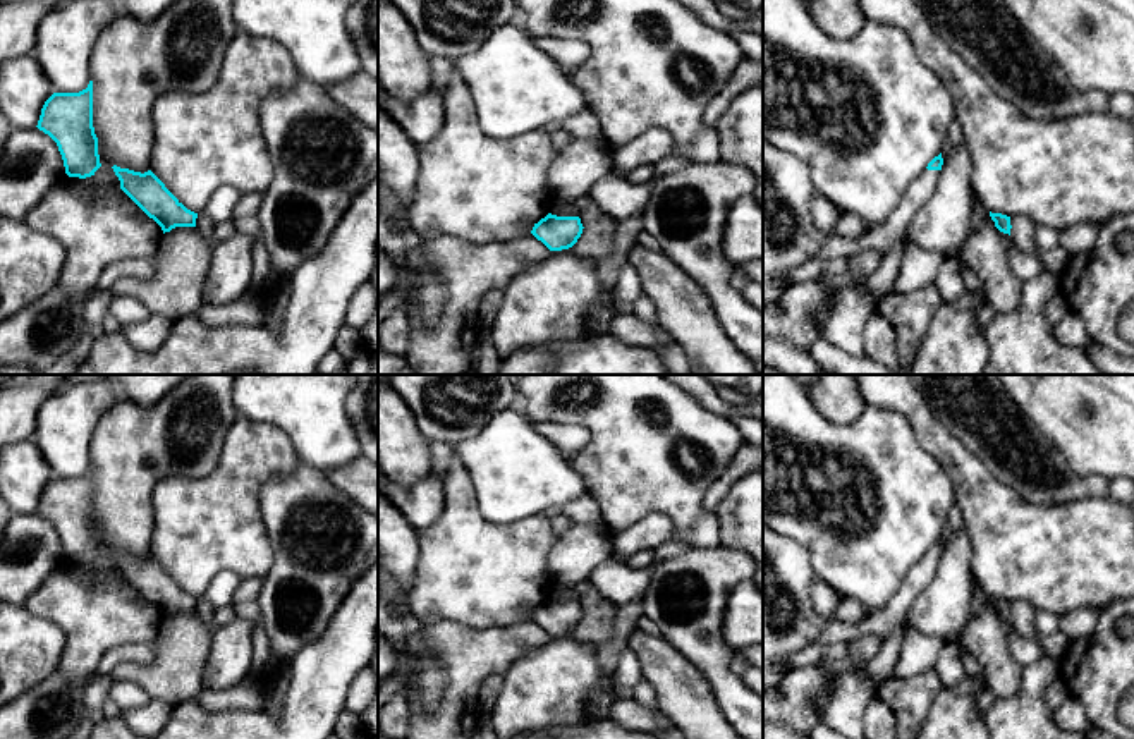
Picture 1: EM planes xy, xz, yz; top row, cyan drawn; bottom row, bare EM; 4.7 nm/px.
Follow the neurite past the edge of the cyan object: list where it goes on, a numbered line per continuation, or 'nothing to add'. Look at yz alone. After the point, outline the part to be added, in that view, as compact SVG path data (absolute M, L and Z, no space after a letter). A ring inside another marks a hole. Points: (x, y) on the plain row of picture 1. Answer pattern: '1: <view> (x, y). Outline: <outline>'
1: yz (892, 616). Outline: M924 553L923 559L907 571L899 591L880 612L857 624L828 622L818 641L785 658L787 669L796 670L818 665L823 660L825 650L833 643L849 644L868 634L875 634L883 639L892 631L902 627L911 605L936 576L938 562L940 555Z

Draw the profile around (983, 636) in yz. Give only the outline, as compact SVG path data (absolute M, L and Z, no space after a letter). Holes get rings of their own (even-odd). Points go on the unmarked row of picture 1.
M983 605L964 626L957 644L969 653L997 699L1014 696L1022 681L1022 665L1012 657L1002 619L993 607Z

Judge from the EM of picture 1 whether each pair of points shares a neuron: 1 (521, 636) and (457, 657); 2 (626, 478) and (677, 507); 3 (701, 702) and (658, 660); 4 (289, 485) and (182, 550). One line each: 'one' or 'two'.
1: one
2: one
3: one
4: two

